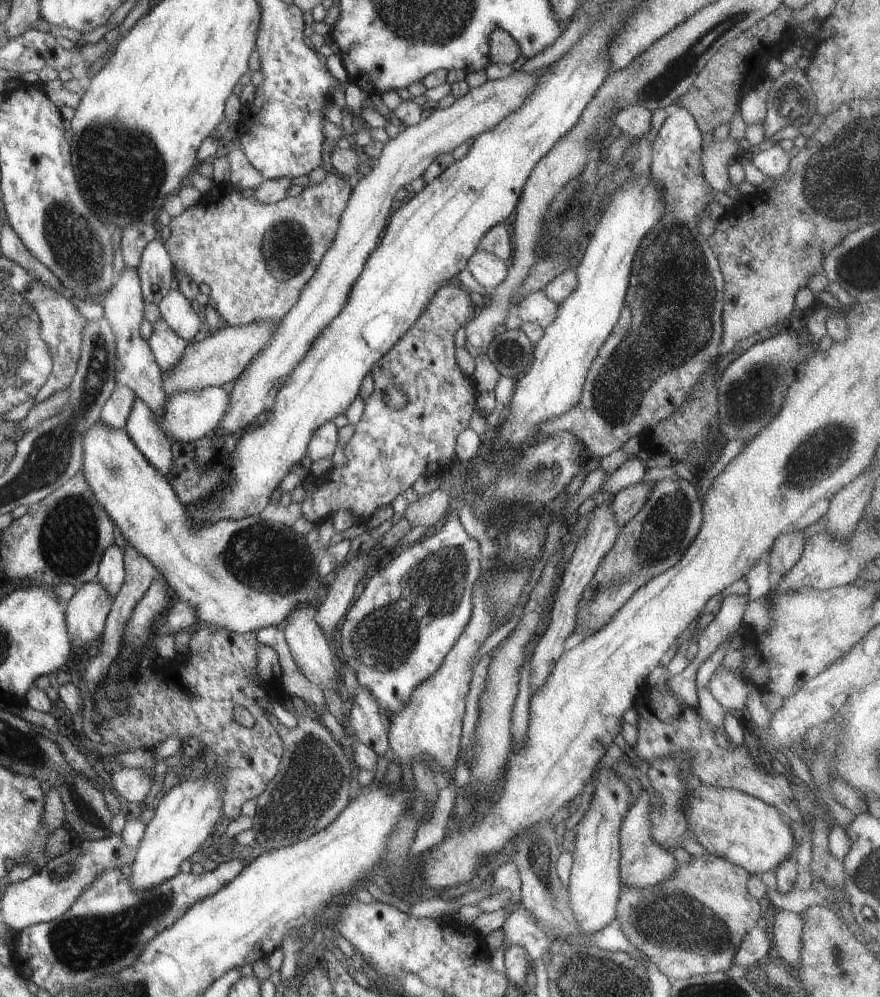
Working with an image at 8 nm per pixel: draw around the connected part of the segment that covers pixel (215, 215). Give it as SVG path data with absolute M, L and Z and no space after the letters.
M328 173L320 183L308 185L298 196L286 196L275 203L258 202L254 195L242 195L234 185L214 182L214 188L193 206L169 223L170 237L165 242L172 259L175 277L184 272L195 284L207 284L211 290L211 308L218 311L223 324L238 326L256 321L280 322L297 303L306 283L314 276L326 251L334 242L340 217L353 189L348 180Z

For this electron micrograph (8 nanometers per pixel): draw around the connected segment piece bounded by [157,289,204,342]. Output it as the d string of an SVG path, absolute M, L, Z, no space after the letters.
M171 289L157 304L163 319L170 325L170 328L188 342L196 336L200 330L200 324L204 321L203 315L196 314L190 301L179 290Z

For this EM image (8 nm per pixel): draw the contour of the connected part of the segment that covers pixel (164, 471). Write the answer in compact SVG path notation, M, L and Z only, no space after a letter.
M138 396L125 429L146 460L166 478L173 467L173 443L158 428L151 408Z

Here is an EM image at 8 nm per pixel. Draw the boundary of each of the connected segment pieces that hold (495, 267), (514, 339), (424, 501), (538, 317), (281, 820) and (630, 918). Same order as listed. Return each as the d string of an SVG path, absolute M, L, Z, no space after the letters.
M478 250L468 259L466 268L487 290L495 289L506 278L509 269L496 254Z
M508 329L503 334L496 332L486 353L502 376L519 379L529 370L533 363L533 347L534 344L526 337L522 329Z
M439 487L422 495L418 502L408 504L404 517L410 521L412 527L424 526L434 530L448 510L450 497L446 489Z
M543 290L528 293L520 304L515 307L515 313L523 322L532 322L545 329L556 318L559 303L554 302Z
M290 695L279 703L295 716L298 724L289 729L279 720L275 722L275 729L283 742L283 757L276 776L255 798L258 810L252 817L256 845L264 846L264 850L293 845L326 828L350 802L350 784L354 772L348 759L348 750L336 742L322 721L302 715Z
M706 853L693 856L689 863L678 863L671 877L658 883L658 886L621 884L615 918L628 940L671 980L725 972L734 963L733 958L740 943L748 931L757 926L756 921L761 917L758 899L750 894L747 887L750 877L745 868L732 864L720 855Z

